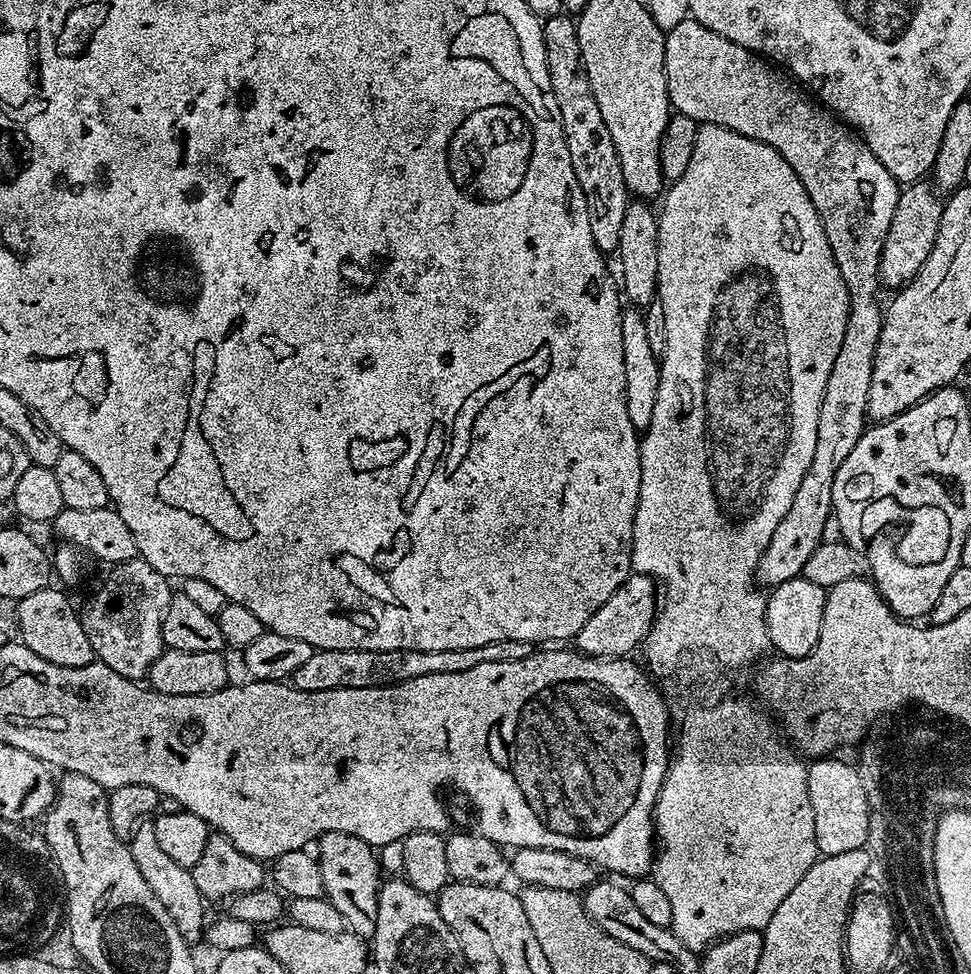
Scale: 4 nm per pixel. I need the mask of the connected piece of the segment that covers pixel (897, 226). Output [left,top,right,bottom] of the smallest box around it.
[880,178,945,289]

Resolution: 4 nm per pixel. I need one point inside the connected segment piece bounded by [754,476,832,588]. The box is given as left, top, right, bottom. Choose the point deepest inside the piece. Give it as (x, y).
(798, 535)

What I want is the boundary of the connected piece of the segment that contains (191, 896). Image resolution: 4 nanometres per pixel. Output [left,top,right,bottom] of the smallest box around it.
[130,823,206,942]

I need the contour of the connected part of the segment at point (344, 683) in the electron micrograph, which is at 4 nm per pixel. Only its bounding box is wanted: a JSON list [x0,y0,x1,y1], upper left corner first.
[290,640,533,692]

